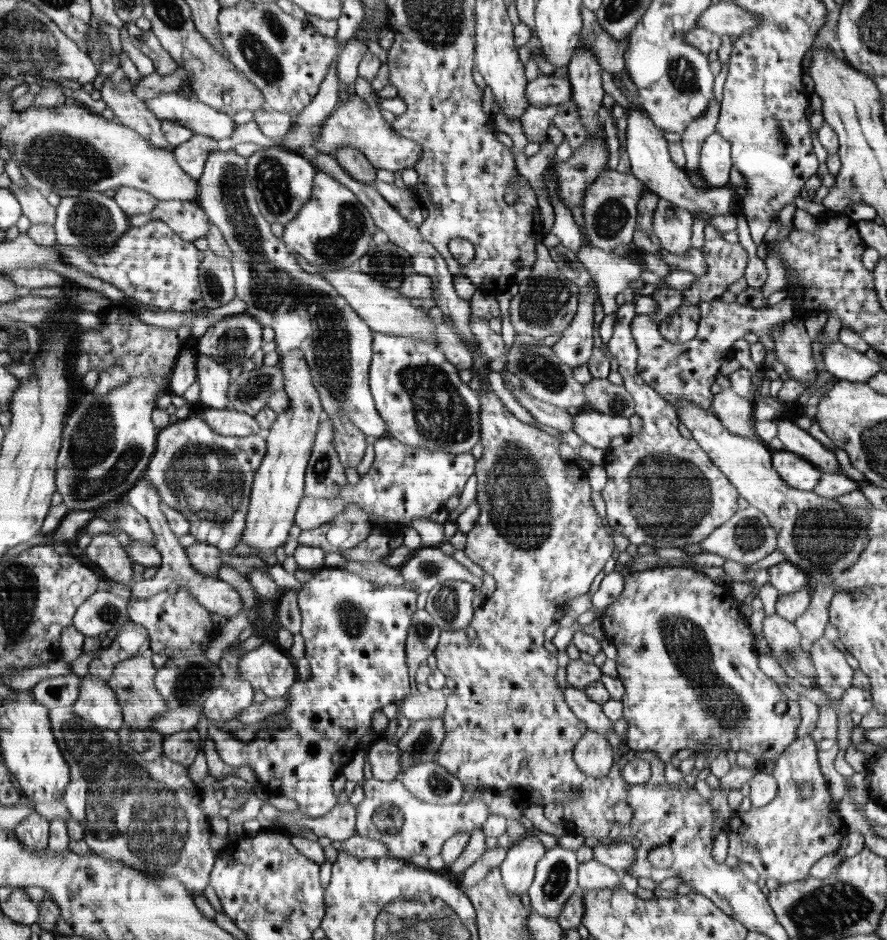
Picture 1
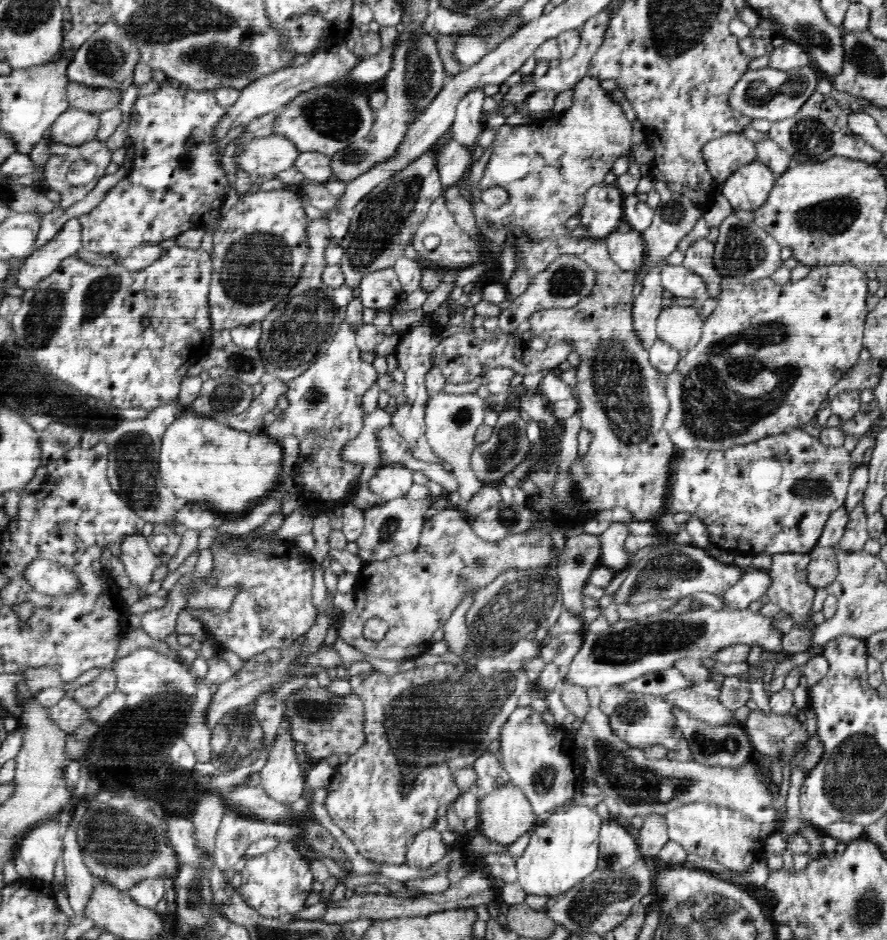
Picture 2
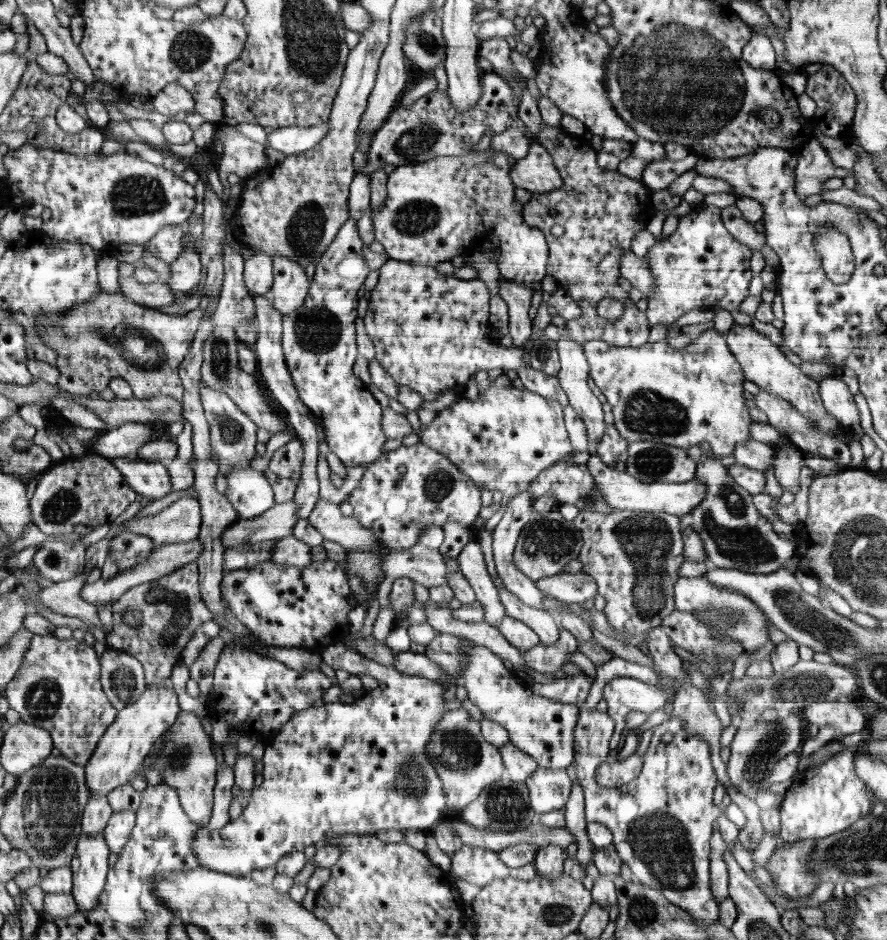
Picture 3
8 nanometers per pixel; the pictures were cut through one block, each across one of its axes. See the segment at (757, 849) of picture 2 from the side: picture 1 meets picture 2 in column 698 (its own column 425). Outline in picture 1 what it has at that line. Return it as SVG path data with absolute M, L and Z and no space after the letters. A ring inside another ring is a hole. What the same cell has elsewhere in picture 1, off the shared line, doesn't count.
M374 778L363 786L364 800L356 807L355 832L360 836L379 840L386 845L388 856L408 862L410 856L423 854L429 859L440 854L443 844L459 832L474 832L491 816L488 805L473 794L468 802L436 804L420 800L400 779L382 782Z

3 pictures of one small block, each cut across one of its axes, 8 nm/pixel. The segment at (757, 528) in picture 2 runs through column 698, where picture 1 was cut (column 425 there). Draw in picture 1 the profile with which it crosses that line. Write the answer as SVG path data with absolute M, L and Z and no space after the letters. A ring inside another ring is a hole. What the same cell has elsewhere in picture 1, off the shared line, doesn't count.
M390 436L376 439L373 445L375 457L369 471L361 476L356 484L344 483L340 489L340 497L336 497L336 500L322 500L320 497L304 496L299 511L295 515L295 525L298 528L302 529L302 531L319 528L330 523L334 516L342 515L350 505L358 505L369 516L372 529L385 530L393 537L393 534L406 531L416 516L428 519L432 512L440 510L446 504L448 498L460 497L462 490L464 490L464 484L470 482L468 478L474 474L474 462L478 462L474 460L474 456L470 452L447 453L444 451L432 451L431 449L404 444ZM378 518L384 518L388 523L396 525L398 529L390 531L383 526L377 525L375 521Z

